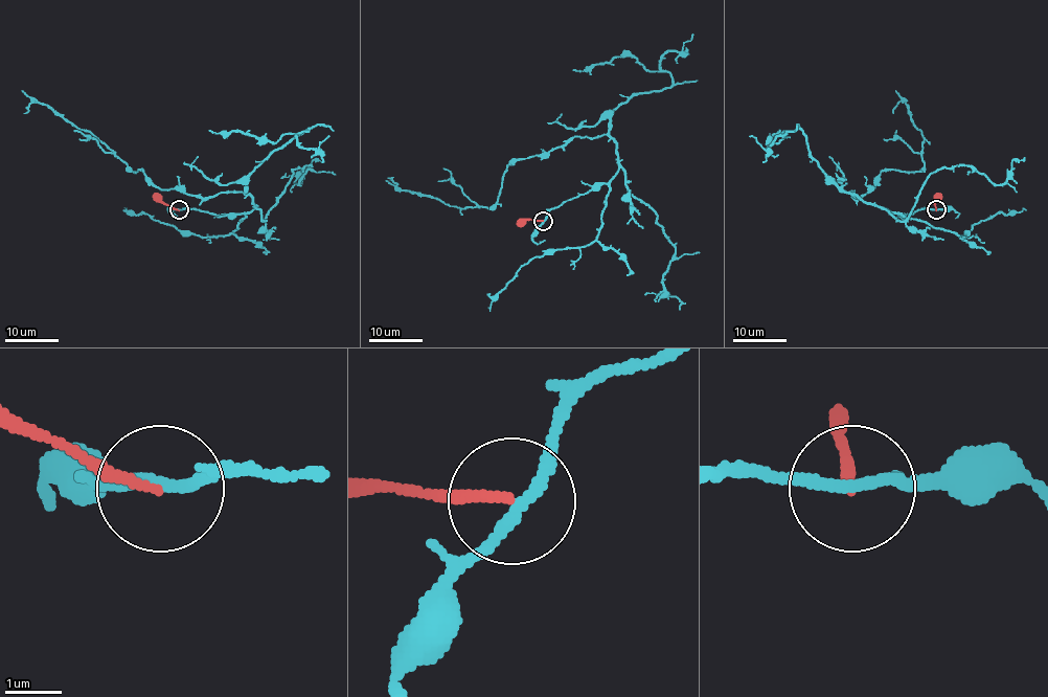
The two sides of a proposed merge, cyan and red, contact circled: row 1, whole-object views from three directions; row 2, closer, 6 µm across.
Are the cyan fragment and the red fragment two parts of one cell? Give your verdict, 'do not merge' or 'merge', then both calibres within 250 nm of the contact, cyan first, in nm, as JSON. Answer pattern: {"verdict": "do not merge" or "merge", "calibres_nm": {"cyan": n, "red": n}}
{"verdict": "do not merge", "calibres_nm": {"cyan": 180, "red": 170}}

